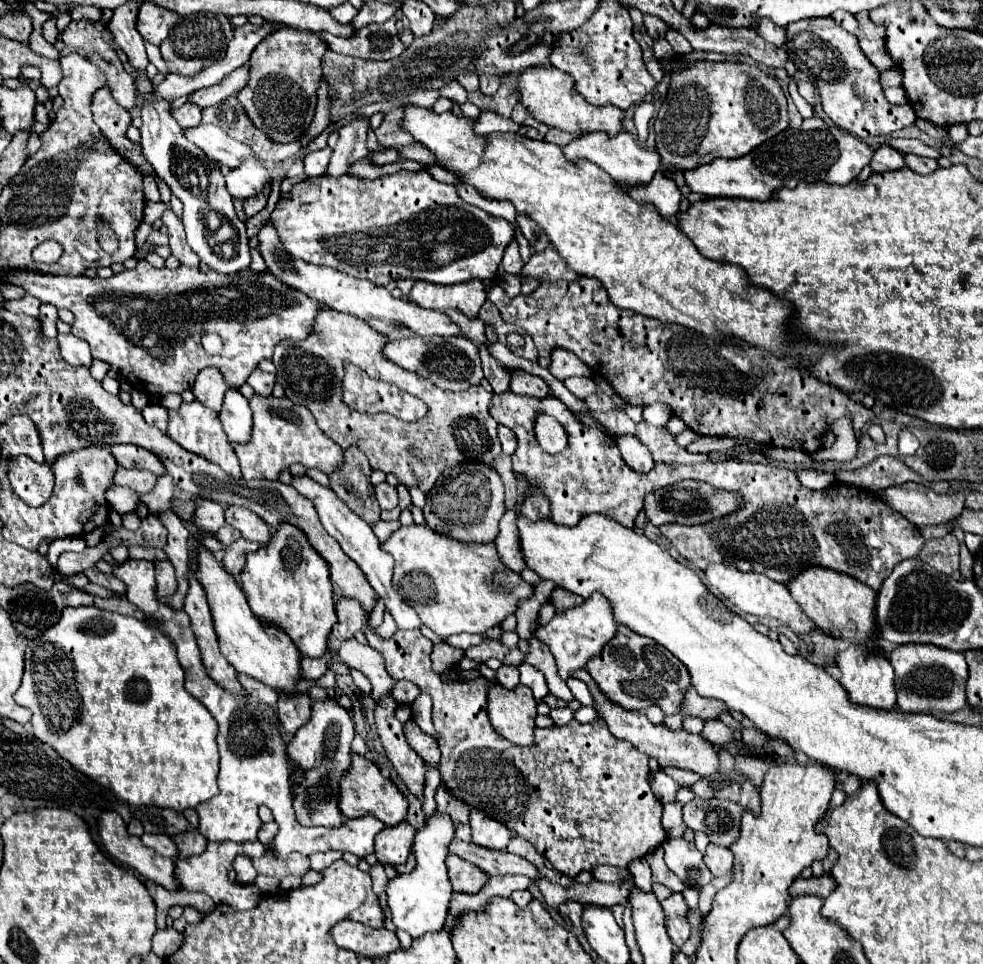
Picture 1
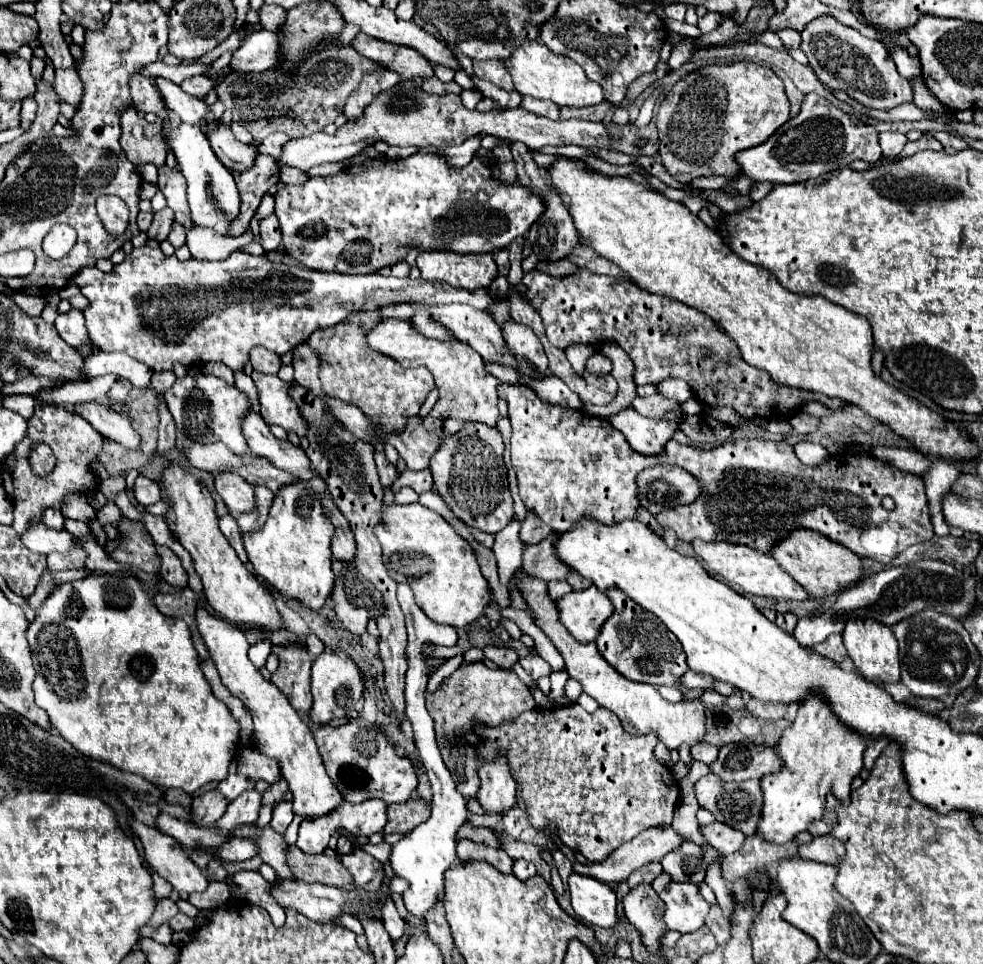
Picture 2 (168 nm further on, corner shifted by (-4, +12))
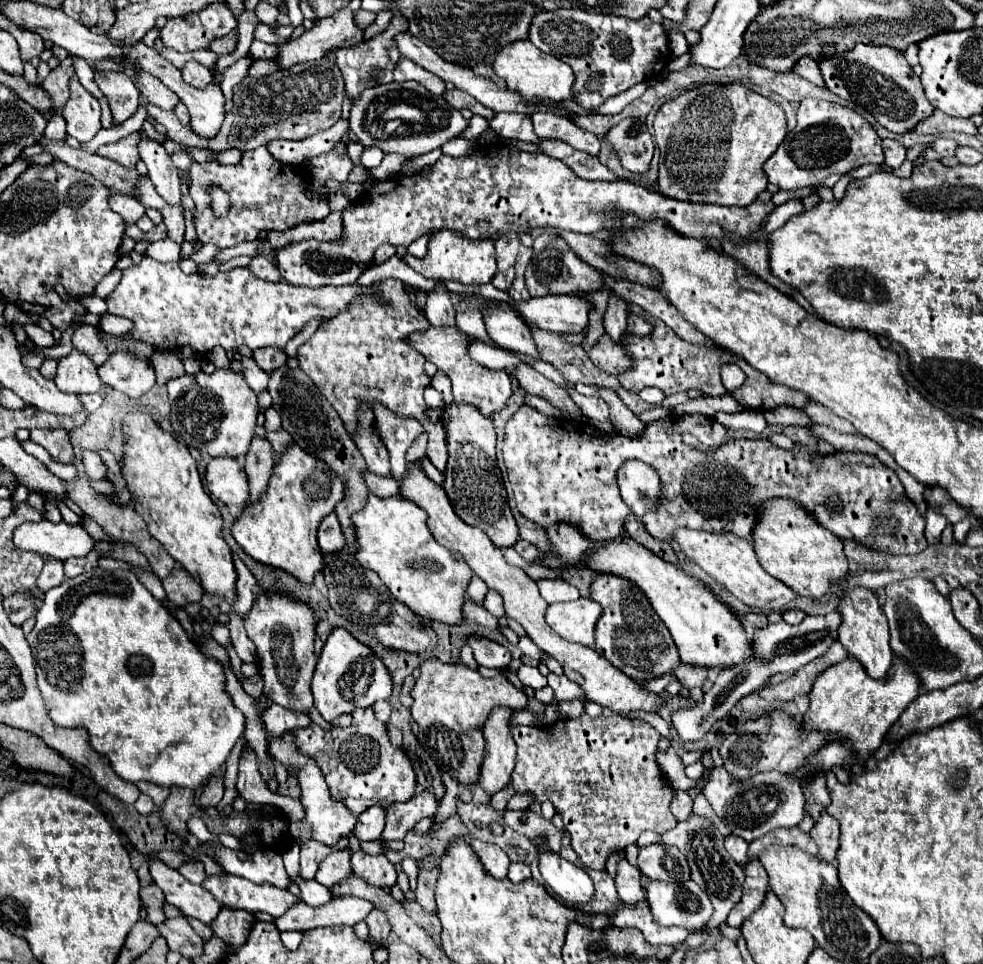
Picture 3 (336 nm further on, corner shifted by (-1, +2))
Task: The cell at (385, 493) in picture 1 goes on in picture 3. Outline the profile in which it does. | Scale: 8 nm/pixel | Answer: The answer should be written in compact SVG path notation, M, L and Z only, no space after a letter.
M367 405L359 407L359 421L361 421L361 429L359 429L359 435L355 437L355 443L359 443L359 449L367 461L367 469L371 469L371 473L379 477L387 477L389 475L389 451L381 443L381 439L371 433L373 413L371 409L367 409Z

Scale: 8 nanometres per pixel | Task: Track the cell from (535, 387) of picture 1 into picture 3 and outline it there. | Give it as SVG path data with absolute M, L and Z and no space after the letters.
M489 311L485 317L485 327L489 337L501 345L507 347L515 353L539 359L539 351L535 347L533 335L529 331L529 327L523 323L521 317L517 317L511 311Z

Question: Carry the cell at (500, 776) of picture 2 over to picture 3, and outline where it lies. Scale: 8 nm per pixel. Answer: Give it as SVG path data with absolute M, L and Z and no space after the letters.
M493 709L485 725L485 757L481 765L479 787L485 789L487 795L495 795L509 787L511 773L515 769L515 743L511 741L511 719L509 709Z

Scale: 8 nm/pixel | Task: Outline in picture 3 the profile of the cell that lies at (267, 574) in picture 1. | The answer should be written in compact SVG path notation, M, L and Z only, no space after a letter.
M291 445L287 453L281 455L277 465L273 467L273 475L265 497L233 523L233 537L241 545L241 549L257 563L281 569L291 577L295 577L297 581L311 585L315 575L323 571L323 553L317 545L319 521L323 521L323 517L327 517L327 513L331 513L335 503L341 499L343 499L343 483L329 471L329 467L323 465L323 461L315 459L313 455L305 453L299 445Z

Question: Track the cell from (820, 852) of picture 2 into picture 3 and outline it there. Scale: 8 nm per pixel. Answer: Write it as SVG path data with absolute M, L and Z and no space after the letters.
M827 811L821 813L821 821L811 829L811 839L817 843L819 847L819 857L821 861L833 863L835 861L835 853L839 849L839 825L833 817L827 815Z

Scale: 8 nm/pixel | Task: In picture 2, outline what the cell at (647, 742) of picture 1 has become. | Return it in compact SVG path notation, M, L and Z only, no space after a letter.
M516 569L514 577L518 579L518 591L522 591L522 597L534 617L534 623L546 633L546 637L554 643L554 647L560 651L560 655L566 661L566 671L572 679L576 679L582 689L598 701L600 707L606 707L614 711L622 719L622 727L630 731L630 735L644 735L646 731L658 731L658 737L670 747L676 749L682 743L694 745L704 735L704 705L700 699L692 701L678 701L670 703L666 701L654 685L630 681L624 675L620 675L606 659L598 653L596 643L578 643L566 627L560 623L556 603L548 595L548 583L526 575L522 569Z

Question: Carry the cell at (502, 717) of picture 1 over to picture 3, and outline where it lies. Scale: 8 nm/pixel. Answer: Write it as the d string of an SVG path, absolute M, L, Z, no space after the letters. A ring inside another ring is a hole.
M427 659L421 663L421 677L411 691L415 703L411 715L419 725L419 741L433 757L437 767L449 773L457 783L469 787L479 779L483 761L483 725L493 707L525 707L527 697L505 677L487 679L463 663L441 663ZM459 741L463 747L459 747Z

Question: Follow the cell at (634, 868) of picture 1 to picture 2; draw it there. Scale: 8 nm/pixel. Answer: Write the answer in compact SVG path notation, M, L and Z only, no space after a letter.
M670 881L658 897L664 901L664 923L668 929L692 933L704 925L710 903L704 901L698 885Z

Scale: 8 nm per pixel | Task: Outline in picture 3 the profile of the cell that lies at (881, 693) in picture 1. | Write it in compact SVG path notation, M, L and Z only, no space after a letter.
M853 589L847 591L839 603L839 611L843 615L843 623L839 627L839 643L847 649L851 657L855 657L869 677L883 679L893 663L893 651L889 647L889 627L887 619L881 613L879 601L875 593L869 589Z

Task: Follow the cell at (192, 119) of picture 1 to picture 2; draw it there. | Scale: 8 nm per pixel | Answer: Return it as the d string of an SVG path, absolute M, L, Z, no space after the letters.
M194 75L190 79L184 79L182 81L182 89L194 97L202 97L206 95L210 89L214 87L214 81L208 79L206 75Z

